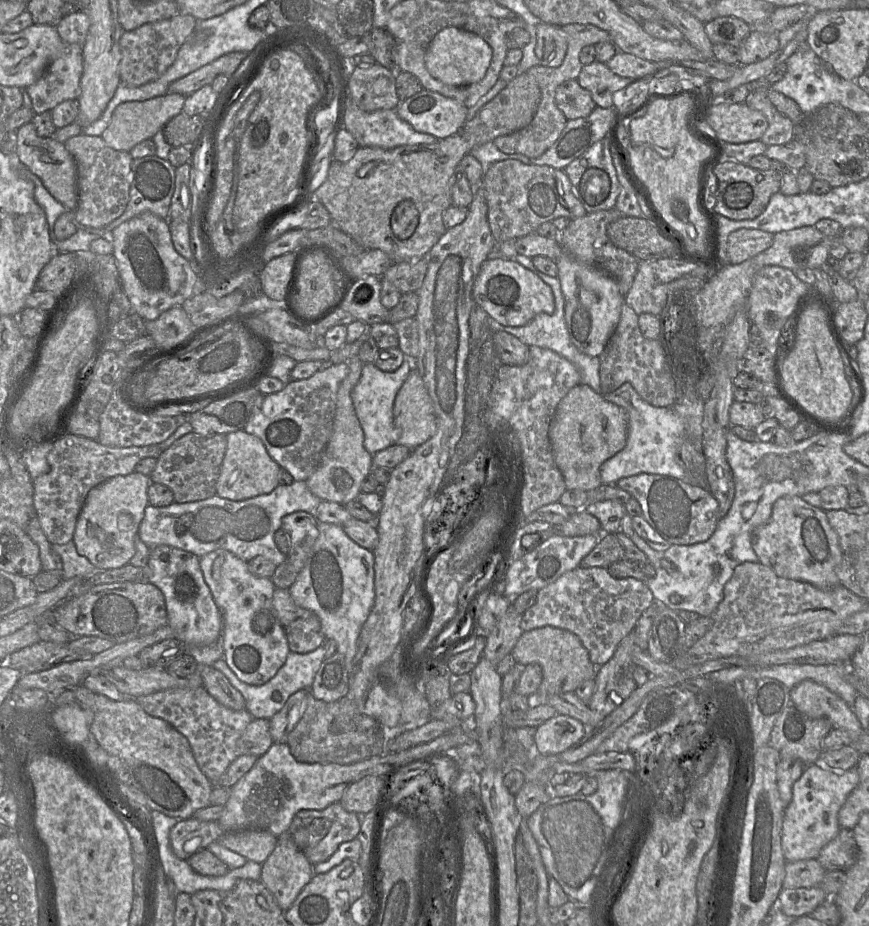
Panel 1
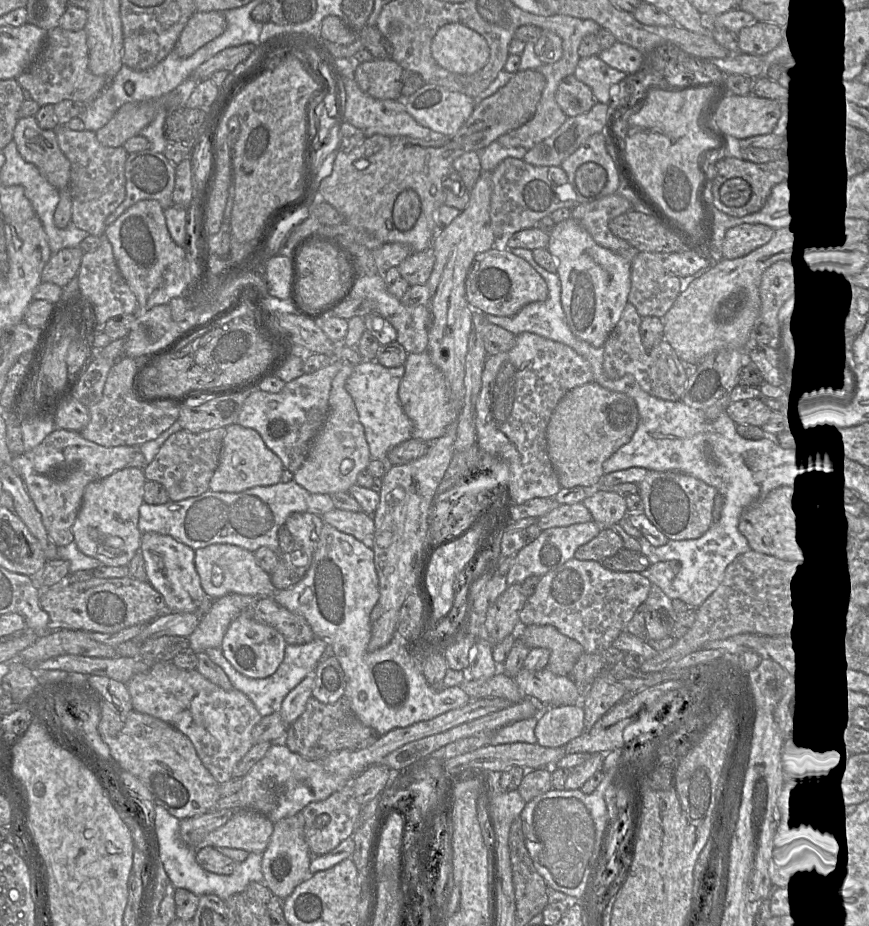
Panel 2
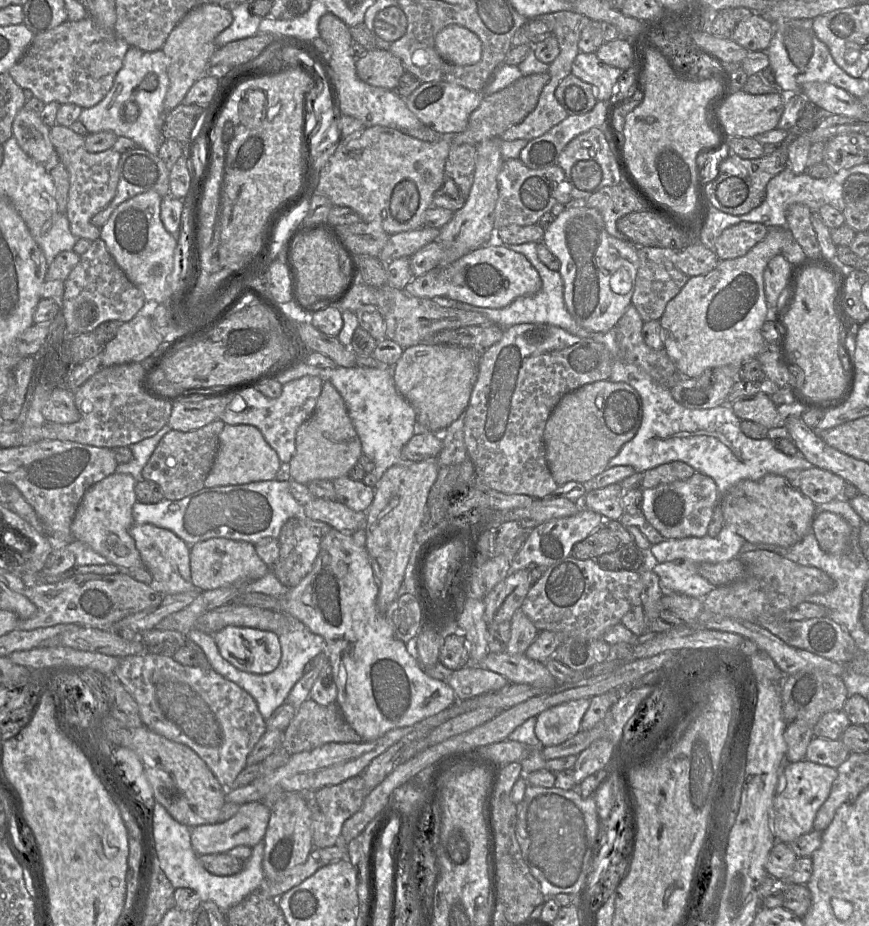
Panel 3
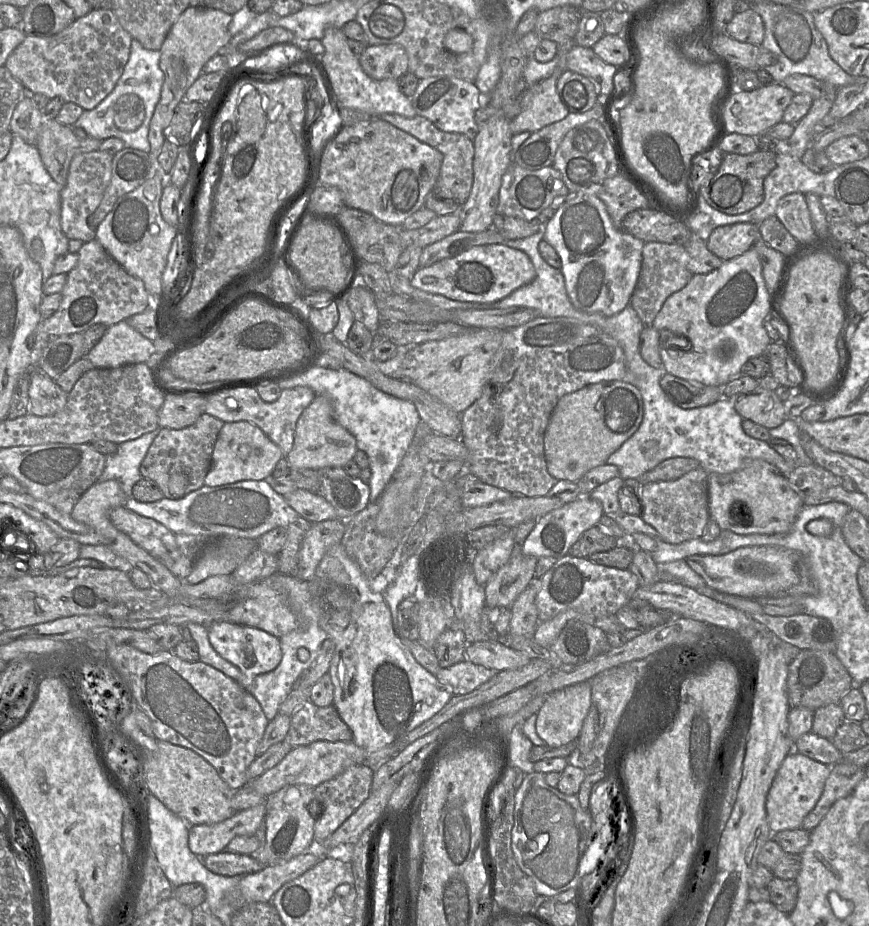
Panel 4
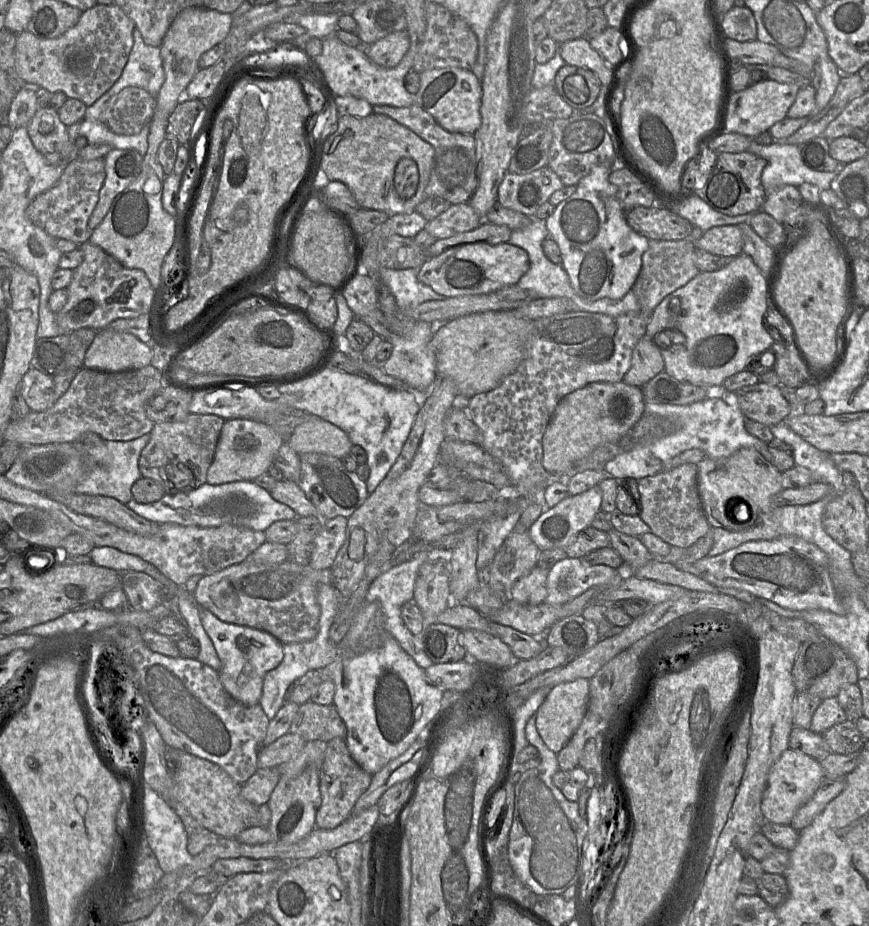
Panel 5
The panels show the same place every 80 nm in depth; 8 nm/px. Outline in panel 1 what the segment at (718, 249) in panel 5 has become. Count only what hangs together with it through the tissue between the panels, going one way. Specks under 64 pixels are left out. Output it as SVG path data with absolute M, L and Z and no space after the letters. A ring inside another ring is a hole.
M740 228L728 236L727 254L731 264L740 264L768 249L774 234L759 229Z

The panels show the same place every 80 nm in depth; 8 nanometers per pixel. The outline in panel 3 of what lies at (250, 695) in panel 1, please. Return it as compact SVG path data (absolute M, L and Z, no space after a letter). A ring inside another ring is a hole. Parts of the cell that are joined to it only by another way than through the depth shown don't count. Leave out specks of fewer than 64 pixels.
M288 613L282 614L286 614L283 633L279 635L282 657L277 668L267 674L244 672L233 666L220 654L212 634L195 628L192 628L187 634L189 638L203 649L212 669L228 680L238 684L255 699L258 709L265 720L286 701L294 685L303 676L307 663L313 660L326 646L326 640L322 636L312 633L301 621L292 615Z

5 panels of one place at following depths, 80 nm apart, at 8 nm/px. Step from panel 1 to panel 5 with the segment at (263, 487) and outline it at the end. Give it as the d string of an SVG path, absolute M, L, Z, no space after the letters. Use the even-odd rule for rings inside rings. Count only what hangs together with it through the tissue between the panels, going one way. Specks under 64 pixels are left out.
M251 419L226 420L220 432L206 483L221 485L236 481L253 481L268 472L282 444L280 434L266 423Z

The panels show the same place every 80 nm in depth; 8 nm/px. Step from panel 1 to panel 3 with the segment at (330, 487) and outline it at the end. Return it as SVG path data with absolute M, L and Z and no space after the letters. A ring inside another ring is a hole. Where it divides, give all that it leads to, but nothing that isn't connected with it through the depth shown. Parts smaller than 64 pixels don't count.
M325 381L313 414L296 433L295 454L289 462L291 480L306 485L313 480L332 481L346 476L362 453L360 439L343 398L332 383Z

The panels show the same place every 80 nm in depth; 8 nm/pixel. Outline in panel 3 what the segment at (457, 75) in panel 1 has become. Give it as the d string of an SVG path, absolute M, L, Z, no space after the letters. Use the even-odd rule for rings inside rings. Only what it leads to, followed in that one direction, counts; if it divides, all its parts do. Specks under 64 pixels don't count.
M450 24L435 37L435 49L445 61L459 66L473 65L482 56L482 42L471 30Z

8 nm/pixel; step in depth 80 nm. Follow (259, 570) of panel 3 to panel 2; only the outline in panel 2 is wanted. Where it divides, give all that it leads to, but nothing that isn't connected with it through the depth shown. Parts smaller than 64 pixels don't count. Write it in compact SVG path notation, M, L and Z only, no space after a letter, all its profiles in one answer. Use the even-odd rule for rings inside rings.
M212 544L195 550L194 564L201 586L211 600L230 593L252 596L273 596L275 588L271 576L255 560L255 555L242 547L231 544Z

